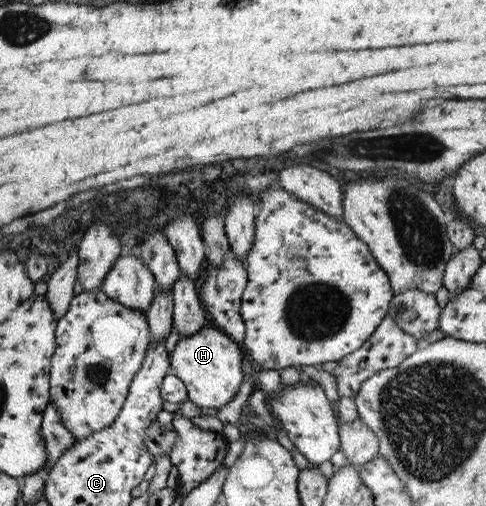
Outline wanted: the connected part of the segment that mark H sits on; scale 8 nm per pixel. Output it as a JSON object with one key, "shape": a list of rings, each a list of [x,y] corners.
{"shape":[[[211,322],[190,336],[181,336],[168,355],[170,371],[185,385],[187,399],[200,409],[209,408],[216,412],[235,395],[243,379],[243,356],[241,344],[234,342]]]}

